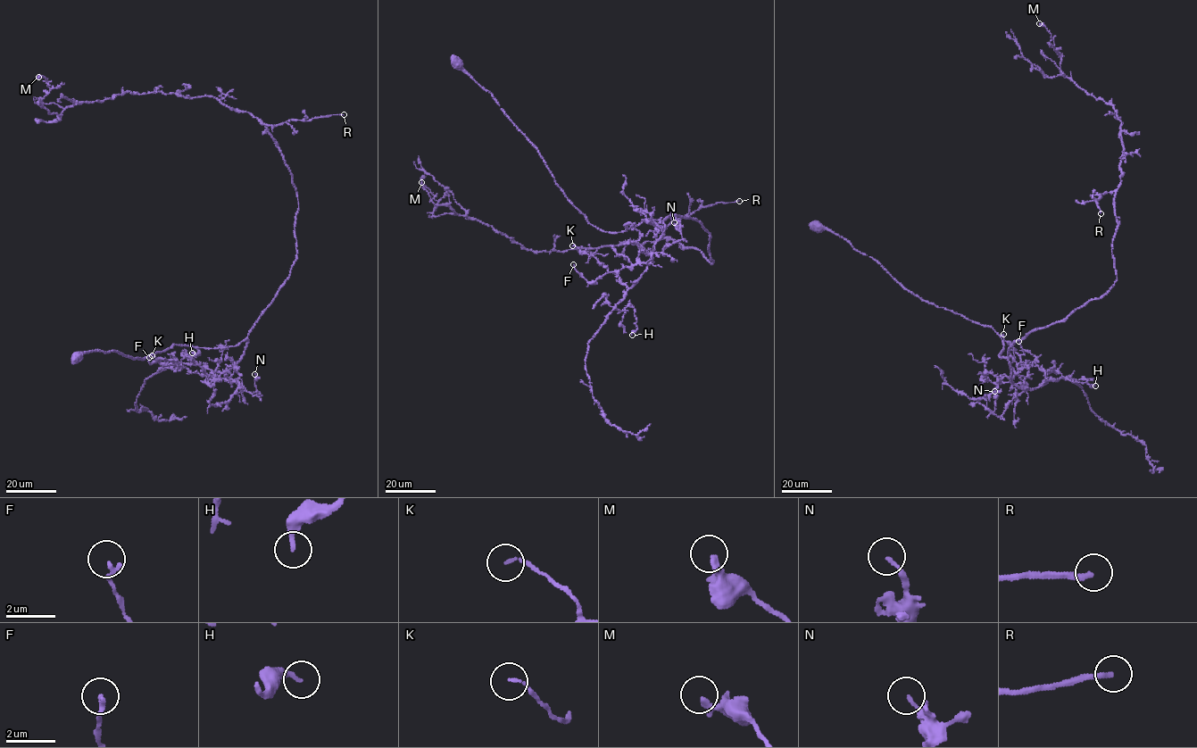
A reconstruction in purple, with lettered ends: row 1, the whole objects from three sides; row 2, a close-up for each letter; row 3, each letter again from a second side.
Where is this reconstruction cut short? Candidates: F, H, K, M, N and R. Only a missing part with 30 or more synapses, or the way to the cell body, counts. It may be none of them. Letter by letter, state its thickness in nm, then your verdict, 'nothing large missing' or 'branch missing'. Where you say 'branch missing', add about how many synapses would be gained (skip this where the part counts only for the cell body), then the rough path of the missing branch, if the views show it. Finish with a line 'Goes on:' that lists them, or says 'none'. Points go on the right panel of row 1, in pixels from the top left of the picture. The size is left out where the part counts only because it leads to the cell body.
F: 200 nm | nothing large missing
H: 240 nm | nothing large missing
K: 100 nm | nothing large missing
M: 300 nm | nothing large missing
N: 190 nm | nothing large missing
R: 240 nm | branch missing | 60 syn | (1101, 213), (1109, 225), (1129, 223), (1142, 227), (1145, 236), (1144, 233), (1123, 229)
Goes on: R

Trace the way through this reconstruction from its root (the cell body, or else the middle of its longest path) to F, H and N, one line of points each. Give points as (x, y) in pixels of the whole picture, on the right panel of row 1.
F: (818, 225), (923, 300), (991, 327), (1011, 382), (1025, 391), (1035, 357), (1018, 341)
H: (818, 225), (923, 300), (991, 327), (1016, 385), (1032, 389), (1069, 376), (1095, 386)
N: (818, 225), (923, 300), (992, 328), (1011, 382), (1026, 390), (1001, 417), (994, 391)

